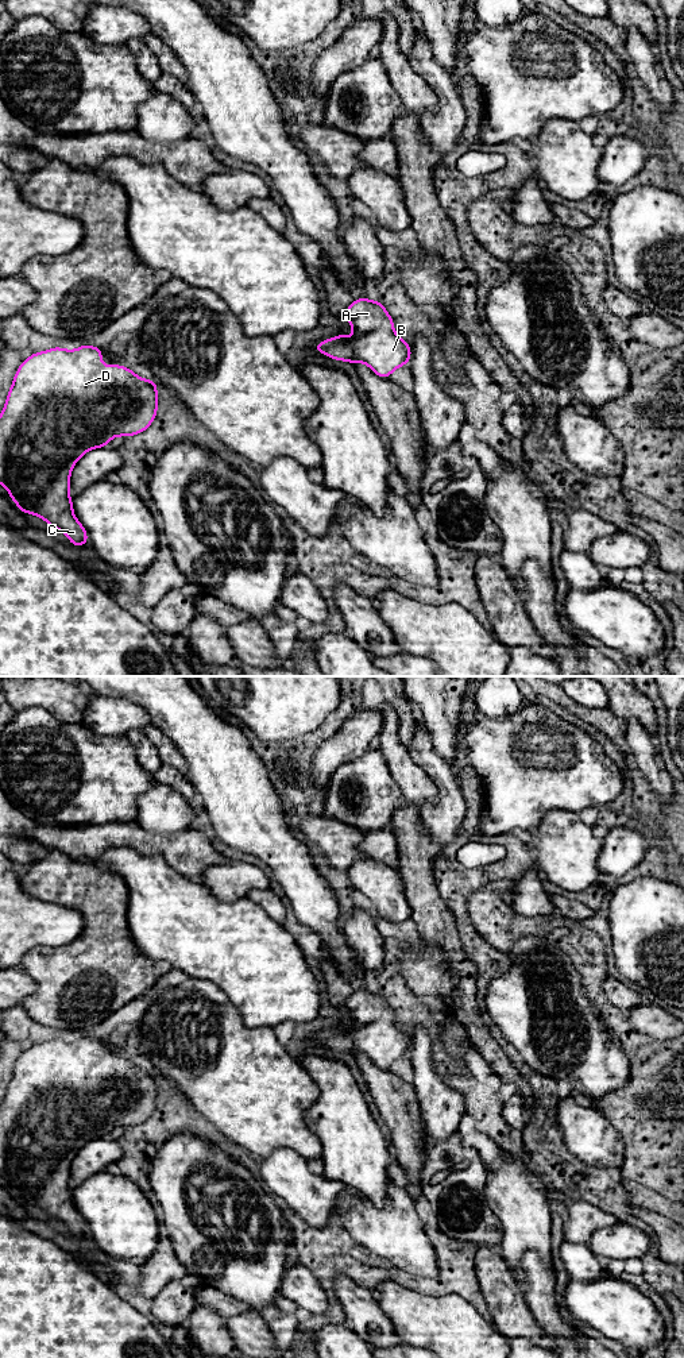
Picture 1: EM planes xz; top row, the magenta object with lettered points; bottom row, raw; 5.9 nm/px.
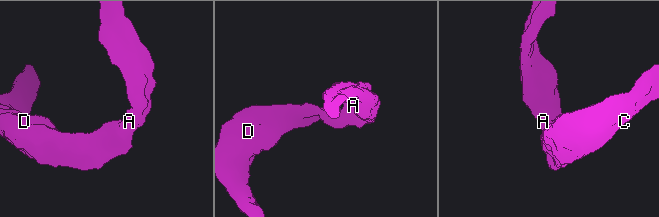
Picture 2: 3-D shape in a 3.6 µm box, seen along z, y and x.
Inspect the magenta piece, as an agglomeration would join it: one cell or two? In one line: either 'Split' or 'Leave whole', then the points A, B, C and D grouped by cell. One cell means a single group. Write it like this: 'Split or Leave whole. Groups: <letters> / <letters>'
Leave whole. Groups: A B C D

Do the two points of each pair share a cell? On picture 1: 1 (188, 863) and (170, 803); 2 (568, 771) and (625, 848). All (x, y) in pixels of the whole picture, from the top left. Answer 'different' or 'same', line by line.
1: different
2: different

